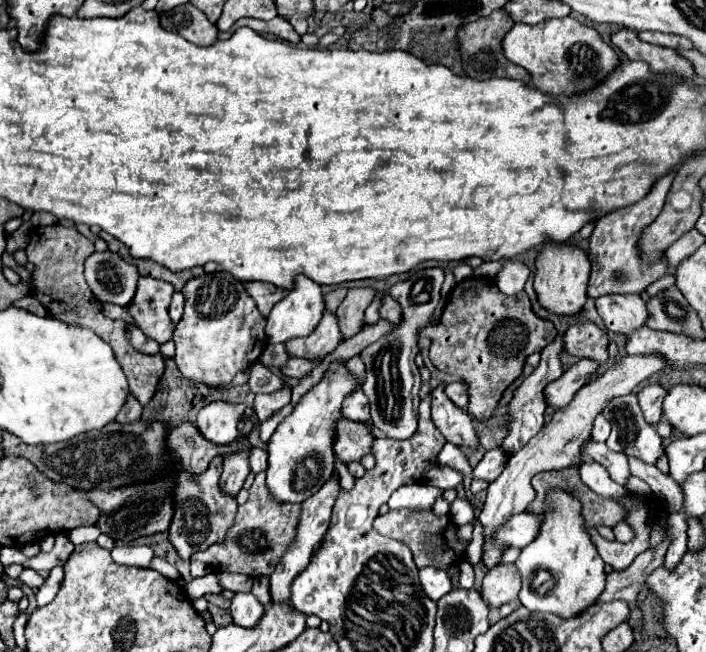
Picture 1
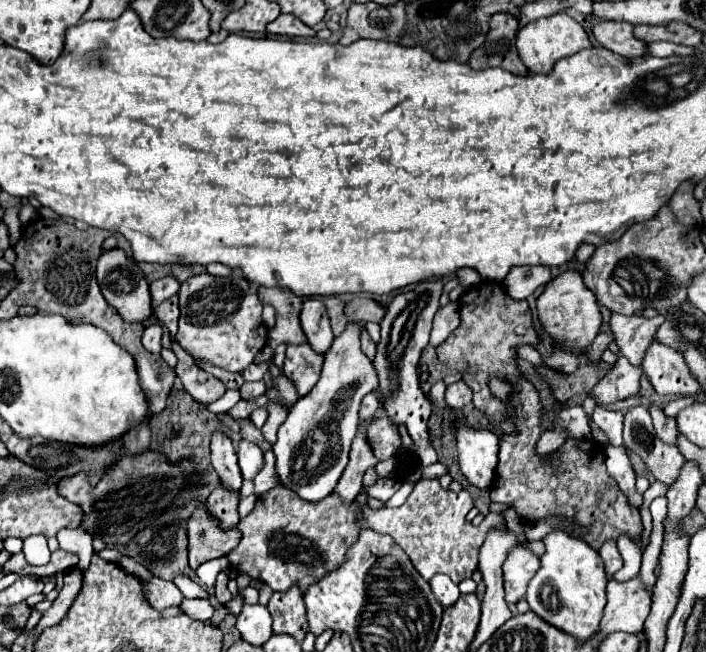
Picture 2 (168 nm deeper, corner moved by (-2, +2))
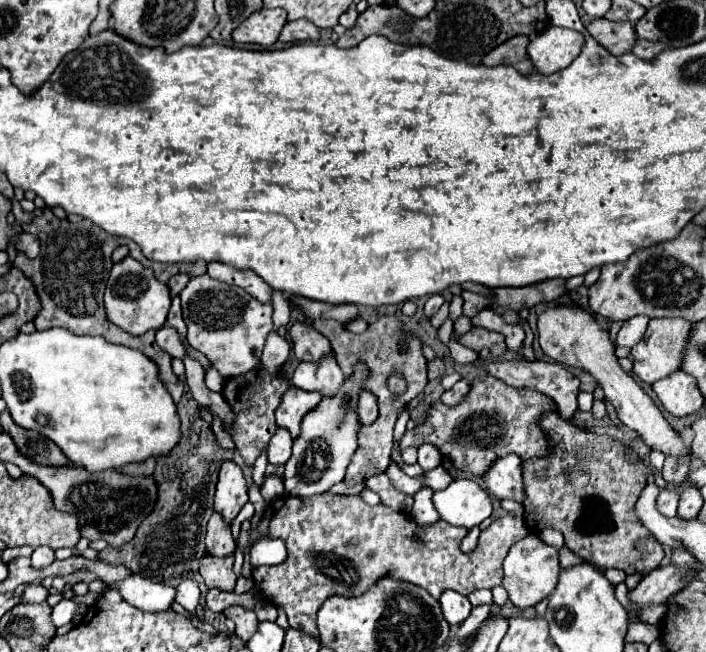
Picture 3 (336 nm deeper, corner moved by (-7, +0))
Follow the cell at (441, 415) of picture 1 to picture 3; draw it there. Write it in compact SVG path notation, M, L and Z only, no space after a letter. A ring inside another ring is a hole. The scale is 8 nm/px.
M507 455L495 461L483 477L483 483L487 491L497 499L513 499L517 503L525 501L521 459L517 455Z

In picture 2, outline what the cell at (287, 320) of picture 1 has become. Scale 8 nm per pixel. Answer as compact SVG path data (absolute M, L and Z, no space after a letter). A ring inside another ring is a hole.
M306 299L302 303L302 311L300 311L300 323L302 329L306 333L308 343L318 351L318 353L326 353L332 345L332 329L330 329L330 317L326 315L326 307L320 299Z

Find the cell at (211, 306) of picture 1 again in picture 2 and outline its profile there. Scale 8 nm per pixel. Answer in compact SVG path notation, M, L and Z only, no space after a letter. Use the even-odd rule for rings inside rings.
M194 275L180 287L180 325L178 343L196 361L210 363L226 371L244 371L268 343L268 329L262 323L262 305L254 287L240 275L214 277Z

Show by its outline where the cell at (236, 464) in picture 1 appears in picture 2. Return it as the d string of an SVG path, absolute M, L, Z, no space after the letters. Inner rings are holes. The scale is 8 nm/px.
M216 487L208 497L208 511L220 519L222 527L234 527L240 521L238 515L240 491L226 491L226 487Z

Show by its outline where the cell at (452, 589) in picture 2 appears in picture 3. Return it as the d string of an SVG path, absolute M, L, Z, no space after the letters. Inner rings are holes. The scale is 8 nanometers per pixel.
M445 591L441 595L439 603L441 603L441 609L443 609L443 617L449 625L461 625L471 613L469 599L455 593L455 591Z

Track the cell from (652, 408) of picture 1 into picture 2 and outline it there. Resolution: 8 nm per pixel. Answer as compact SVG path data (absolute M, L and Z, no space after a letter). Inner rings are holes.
M650 405L650 407L648 407L648 411L650 411L650 415L652 415L656 435L658 435L662 441L666 441L666 443L674 445L674 443L676 443L676 435L678 435L676 421L674 421L672 417L664 415L664 411L662 411L658 405Z

